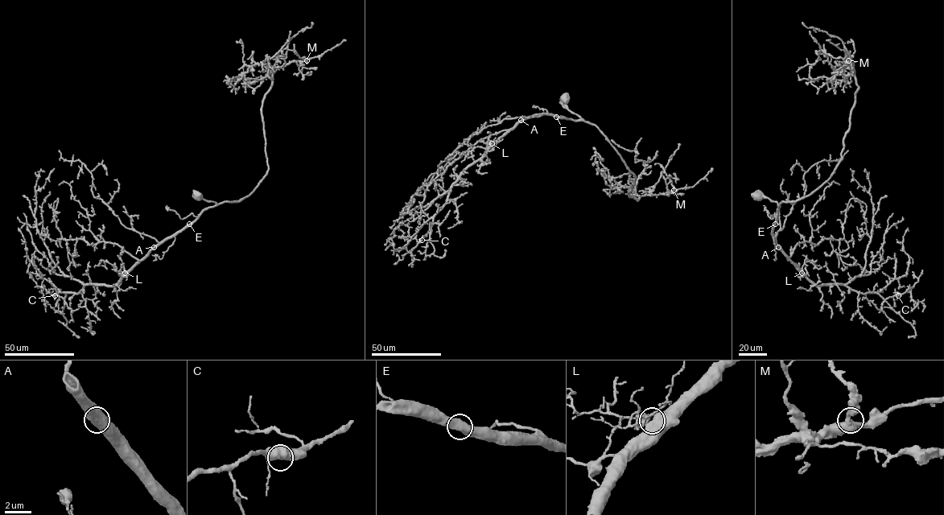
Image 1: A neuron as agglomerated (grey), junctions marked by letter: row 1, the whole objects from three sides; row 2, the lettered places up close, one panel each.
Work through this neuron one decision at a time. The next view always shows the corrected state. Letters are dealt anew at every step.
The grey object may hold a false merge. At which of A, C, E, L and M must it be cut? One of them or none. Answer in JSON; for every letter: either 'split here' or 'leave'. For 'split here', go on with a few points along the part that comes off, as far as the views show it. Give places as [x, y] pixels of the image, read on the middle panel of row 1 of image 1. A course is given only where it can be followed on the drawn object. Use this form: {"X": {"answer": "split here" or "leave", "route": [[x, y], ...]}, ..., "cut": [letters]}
{"A": {"answer": "leave"}, "C": {"answer": "leave"}, "E": {"answer": "leave"}, "L": {"answer": "leave"}, "M": {"answer": "leave"}, "cut": []}

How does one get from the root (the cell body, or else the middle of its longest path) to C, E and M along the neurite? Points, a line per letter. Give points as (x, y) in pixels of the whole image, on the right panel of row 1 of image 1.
C: (756, 197), (777, 203), (772, 237), (813, 283), (843, 284), (884, 298), (898, 295)
E: (756, 197), (765, 196), (777, 203), (774, 224)
M: (756, 197), (765, 196), (778, 205), (793, 202), (830, 177), (842, 158), (858, 88), (853, 62), (848, 60)

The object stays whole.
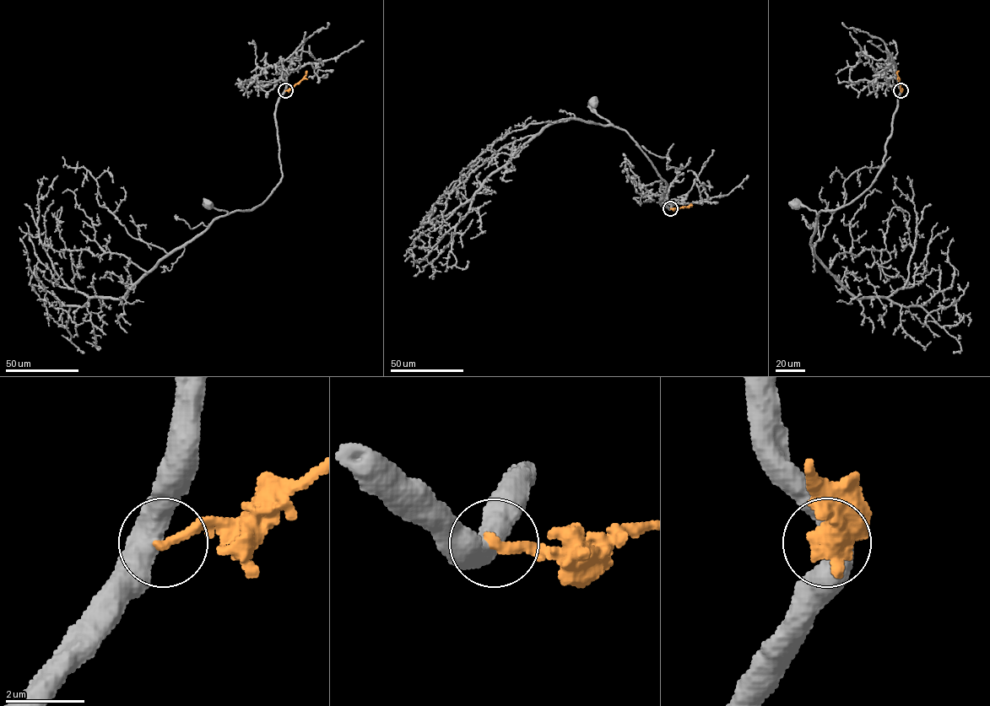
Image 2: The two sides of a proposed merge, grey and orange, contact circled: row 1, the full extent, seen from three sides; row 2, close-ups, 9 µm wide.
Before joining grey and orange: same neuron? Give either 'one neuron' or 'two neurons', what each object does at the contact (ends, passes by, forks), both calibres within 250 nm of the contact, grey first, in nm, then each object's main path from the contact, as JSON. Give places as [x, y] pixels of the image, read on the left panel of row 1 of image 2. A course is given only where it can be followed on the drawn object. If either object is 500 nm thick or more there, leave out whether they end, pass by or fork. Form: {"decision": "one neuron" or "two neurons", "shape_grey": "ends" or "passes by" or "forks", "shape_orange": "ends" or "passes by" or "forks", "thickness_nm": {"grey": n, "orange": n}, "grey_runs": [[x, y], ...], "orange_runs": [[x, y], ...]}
{"decision": "two neurons", "thickness_nm": {"grey": 550, "orange": 260}, "grey_runs": [[285, 90], [278, 99], [275, 113], [280, 181], [254, 208], [227, 214], [224, 211], [209, 206]], "orange_runs": [[285, 90], [298, 83], [306, 71]]}

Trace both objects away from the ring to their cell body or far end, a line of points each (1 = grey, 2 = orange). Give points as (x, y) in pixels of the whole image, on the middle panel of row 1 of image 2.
1: (670, 208), (660, 202), (667, 184), (646, 153), (623, 129), (614, 126), (596, 113), (594, 102)
2: (670, 208), (691, 207)

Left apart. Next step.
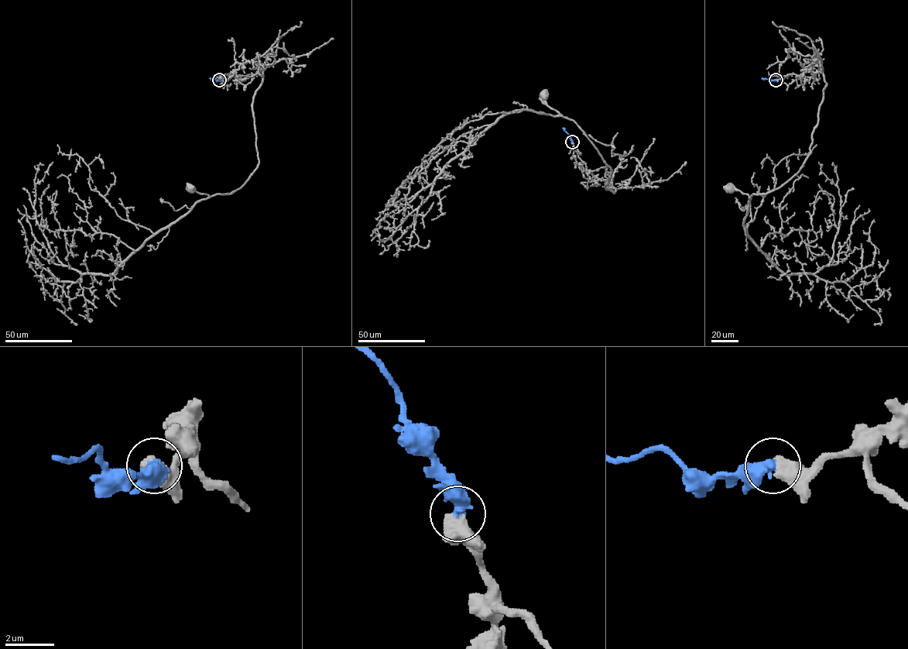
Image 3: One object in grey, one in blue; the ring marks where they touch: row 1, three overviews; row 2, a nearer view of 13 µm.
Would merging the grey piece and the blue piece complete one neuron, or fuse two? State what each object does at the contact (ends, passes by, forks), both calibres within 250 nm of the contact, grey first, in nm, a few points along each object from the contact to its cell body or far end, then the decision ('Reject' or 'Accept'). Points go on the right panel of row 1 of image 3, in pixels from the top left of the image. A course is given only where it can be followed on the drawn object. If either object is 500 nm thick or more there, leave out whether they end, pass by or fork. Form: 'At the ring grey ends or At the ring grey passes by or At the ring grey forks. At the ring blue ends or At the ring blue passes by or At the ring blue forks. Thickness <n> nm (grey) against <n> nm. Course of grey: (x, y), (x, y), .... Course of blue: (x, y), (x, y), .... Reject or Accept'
Thickness 500 nm (grey) against 550 nm. Course of grey: (776, 80), (802, 74), (813, 61), (822, 70), (826, 86), (810, 153), (769, 192), (749, 197), (728, 190). Course of blue: (776, 80), (762, 78). Accept

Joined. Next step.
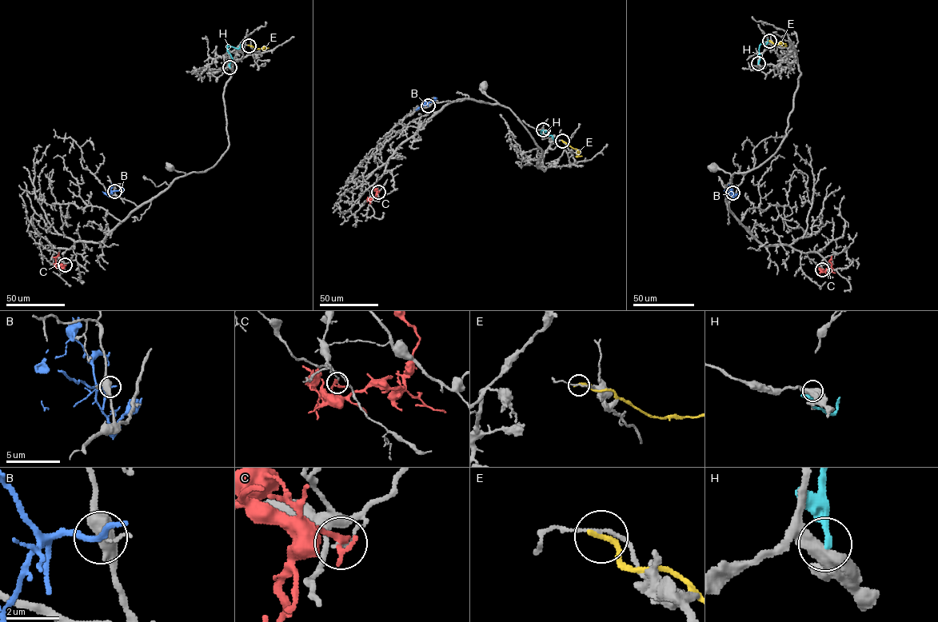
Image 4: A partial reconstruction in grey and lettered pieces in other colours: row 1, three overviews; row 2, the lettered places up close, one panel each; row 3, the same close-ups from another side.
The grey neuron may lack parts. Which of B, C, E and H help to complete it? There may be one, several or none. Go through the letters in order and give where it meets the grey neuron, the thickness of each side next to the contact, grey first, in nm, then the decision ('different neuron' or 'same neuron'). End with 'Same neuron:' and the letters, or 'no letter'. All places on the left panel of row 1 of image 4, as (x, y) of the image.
B: contact (114, 191); calibres 400 and 180 nm; different neuron
C: contact (65, 265); calibres 110 and 300 nm; different neuron
E: contact (249, 45); calibres 110 and 240 nm; different neuron
H: contact (229, 67); calibres 550 and 220 nm; different neuron
Same neuron: no letter

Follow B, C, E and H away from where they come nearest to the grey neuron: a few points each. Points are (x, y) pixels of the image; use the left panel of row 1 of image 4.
B: (114, 191), (108, 196), (102, 192)
C: (65, 265), (57, 264), (55, 257), (59, 252)
E: (249, 45), (257, 49), (269, 48)
H: (229, 67), (232, 57), (227, 46), (238, 49), (241, 44)

